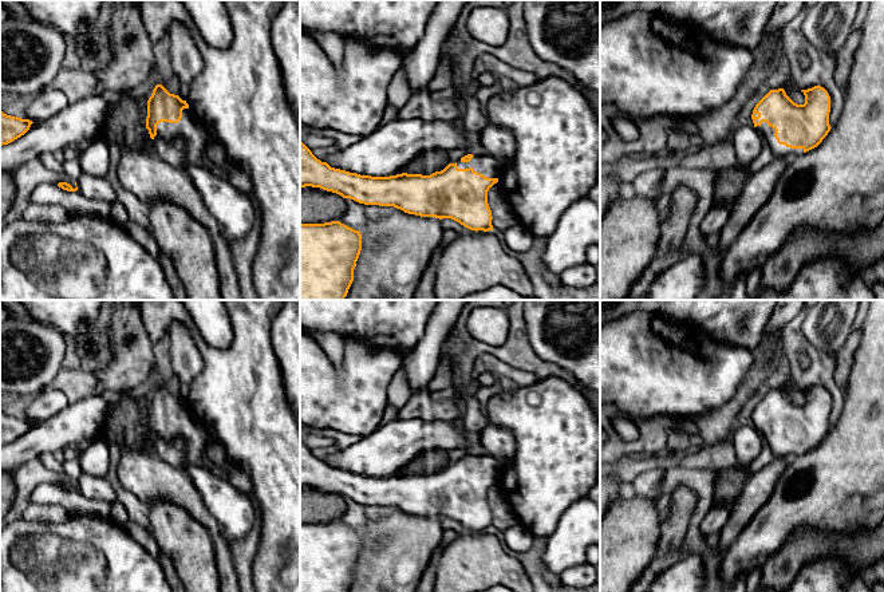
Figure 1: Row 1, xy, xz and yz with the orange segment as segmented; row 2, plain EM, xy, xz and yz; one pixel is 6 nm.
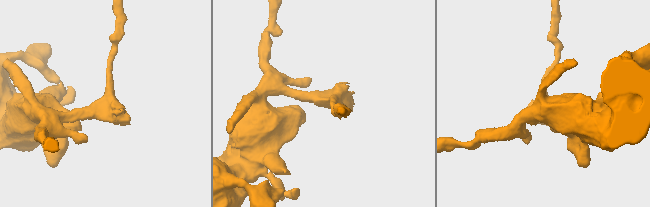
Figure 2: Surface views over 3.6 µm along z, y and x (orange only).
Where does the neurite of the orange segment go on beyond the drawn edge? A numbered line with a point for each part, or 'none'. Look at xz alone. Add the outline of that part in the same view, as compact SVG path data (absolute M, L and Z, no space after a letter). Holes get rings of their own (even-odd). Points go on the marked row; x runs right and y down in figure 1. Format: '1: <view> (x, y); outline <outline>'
1: xz (489, 166); outline M474 155L470 162L457 162L458 169L473 167L474 171L484 174L488 178L498 178L505 167L505 162L492 155Z

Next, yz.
1: yz (778, 150); outline M762 122L762 125L757 126L755 129L767 141L774 158L780 157L793 158L804 153L804 149L790 149L786 147L785 145L780 145L774 137L776 130L770 127L766 122Z

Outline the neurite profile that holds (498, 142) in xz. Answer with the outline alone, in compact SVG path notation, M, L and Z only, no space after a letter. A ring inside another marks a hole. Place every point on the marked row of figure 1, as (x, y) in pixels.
M489 125L480 133L480 143L489 155L509 162L516 154L516 139L512 130Z

